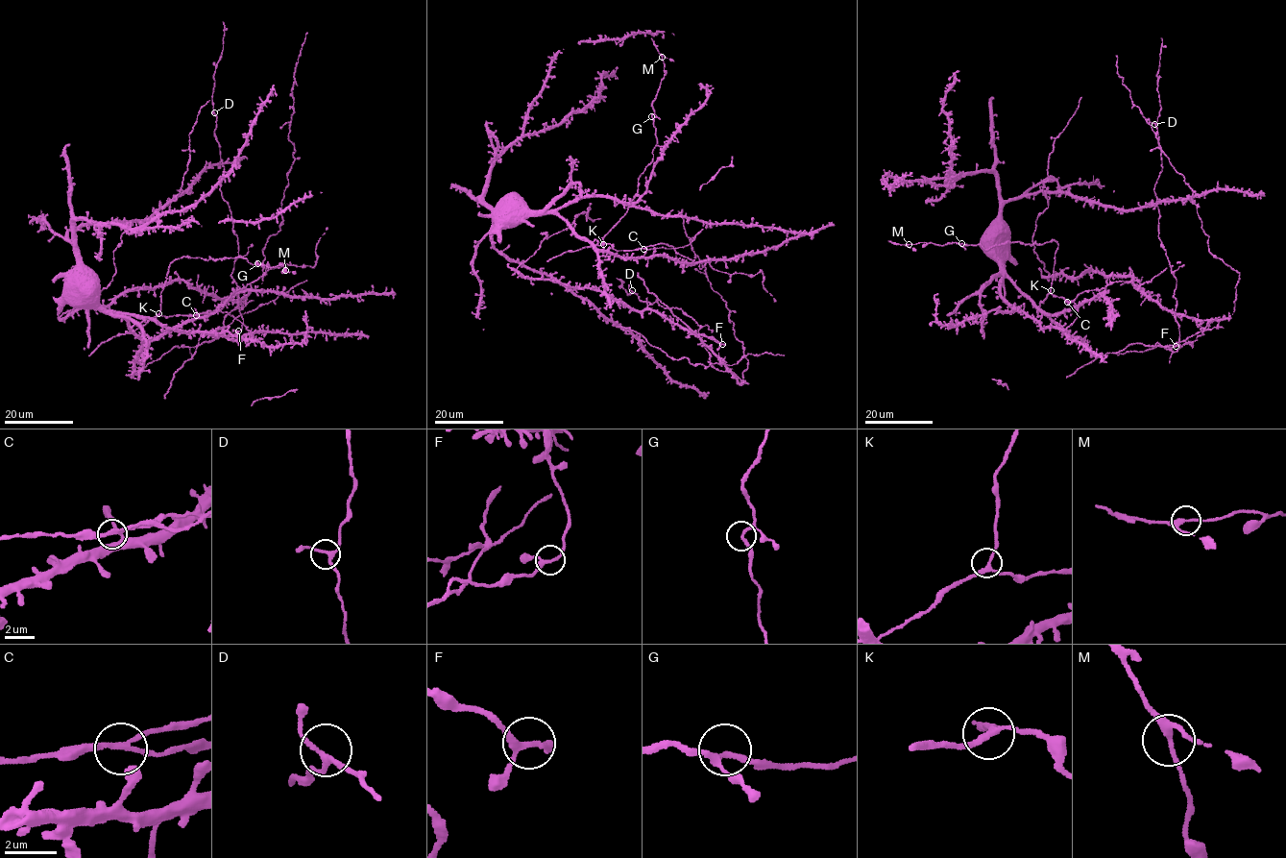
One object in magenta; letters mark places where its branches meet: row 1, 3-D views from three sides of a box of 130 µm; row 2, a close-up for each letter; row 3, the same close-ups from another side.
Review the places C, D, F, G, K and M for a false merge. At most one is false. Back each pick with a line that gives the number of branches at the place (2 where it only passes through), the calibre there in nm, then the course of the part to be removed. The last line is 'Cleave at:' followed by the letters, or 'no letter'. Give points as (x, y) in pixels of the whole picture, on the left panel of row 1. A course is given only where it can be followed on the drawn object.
C: branches 3; calibre 180 nm; course (196, 315), (208, 311), (227, 311), (242, 323), (255, 341)
Cleave at: C

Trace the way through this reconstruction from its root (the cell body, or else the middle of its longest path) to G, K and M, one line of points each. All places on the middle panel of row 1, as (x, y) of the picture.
G: (511, 205), (551, 210), (599, 249), (685, 262), (667, 243), (617, 251), (600, 241), (652, 161), (651, 116)
K: (511, 205), (551, 210), (599, 249), (624, 257), (664, 255), (685, 262), (667, 243), (617, 251), (603, 244)
M: (511, 205), (551, 210), (599, 249), (685, 262), (667, 243), (617, 251), (600, 241), (652, 161), (662, 57)

